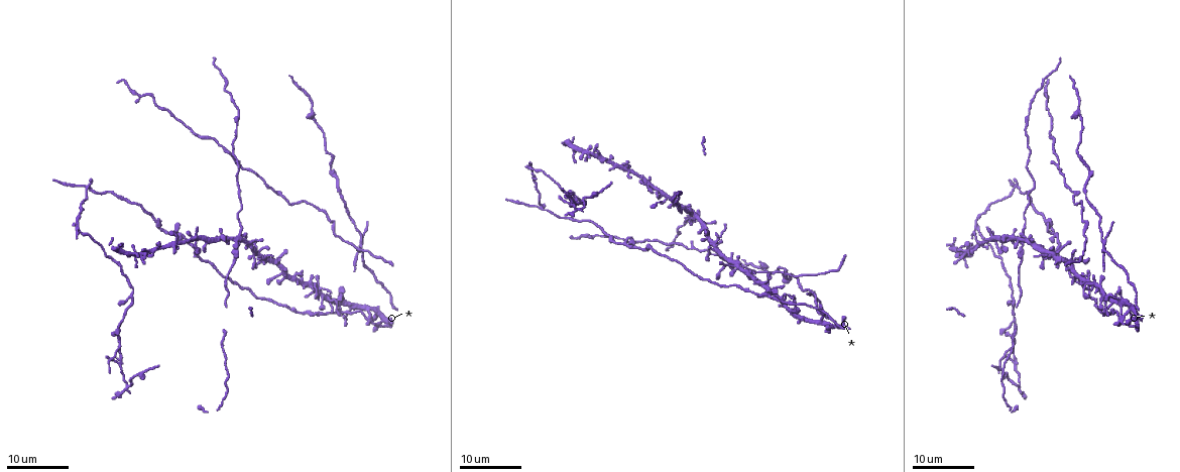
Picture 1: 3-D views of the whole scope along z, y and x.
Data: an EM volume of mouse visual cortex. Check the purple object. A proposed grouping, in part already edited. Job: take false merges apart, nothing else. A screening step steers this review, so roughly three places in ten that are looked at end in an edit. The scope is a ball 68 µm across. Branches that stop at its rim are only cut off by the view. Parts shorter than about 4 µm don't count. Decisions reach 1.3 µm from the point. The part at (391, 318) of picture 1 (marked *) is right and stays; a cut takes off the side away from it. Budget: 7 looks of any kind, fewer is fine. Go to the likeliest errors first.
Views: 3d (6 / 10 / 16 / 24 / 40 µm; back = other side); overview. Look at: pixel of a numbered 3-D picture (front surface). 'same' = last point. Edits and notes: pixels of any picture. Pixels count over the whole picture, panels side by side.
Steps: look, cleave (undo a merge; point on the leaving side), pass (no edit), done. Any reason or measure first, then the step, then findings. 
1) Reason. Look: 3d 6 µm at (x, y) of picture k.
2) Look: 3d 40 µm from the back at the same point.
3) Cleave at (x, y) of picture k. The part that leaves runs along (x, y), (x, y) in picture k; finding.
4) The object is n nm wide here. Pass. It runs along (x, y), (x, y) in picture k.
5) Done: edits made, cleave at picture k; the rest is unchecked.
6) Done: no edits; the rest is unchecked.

Branch point. Look: 3d 16 µm at (790, 301) of picture 1.

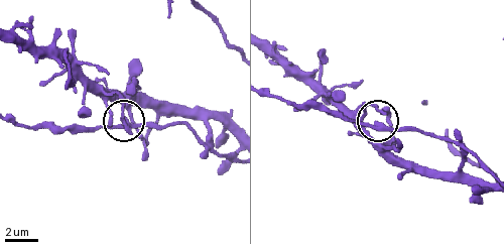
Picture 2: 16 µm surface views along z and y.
Look: 3d 10 µm at (376, 122) of picture 2.

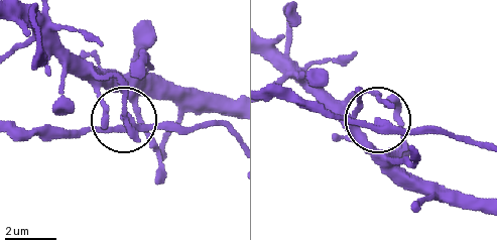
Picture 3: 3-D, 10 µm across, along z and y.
The object is 270 nm wide here. Pass. All the same neuron.

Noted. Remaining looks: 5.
Looks like a crossing. Look: 3d 24 µm at (88, 185) of picture 1.

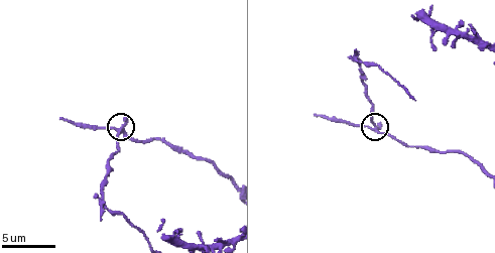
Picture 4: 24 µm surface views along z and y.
Look: 3d 6 µm at (375, 129) of picture 4.

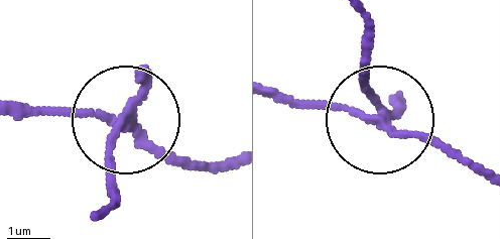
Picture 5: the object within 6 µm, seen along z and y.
The object is 200 nm wide here. Cleave at (108, 157) of picture 5. Two neurons meet here.

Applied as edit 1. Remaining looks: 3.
Redraw. Look: overview.

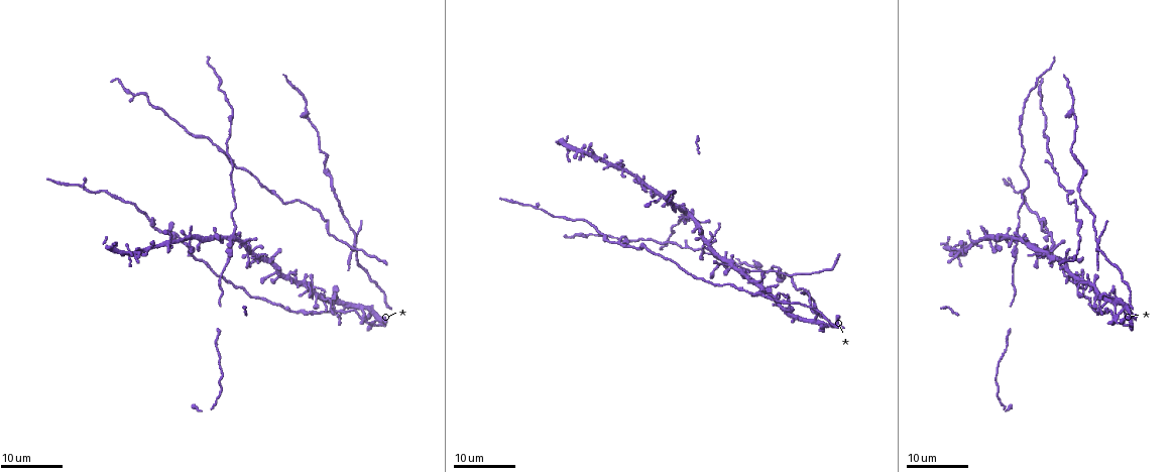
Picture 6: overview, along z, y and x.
A fork. Look: 3d 24 µm at (1097, 239) of picture 6.

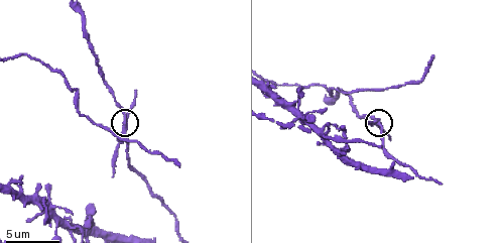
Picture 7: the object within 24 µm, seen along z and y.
Look: 3d 10 µm at (123, 123) of picture 7.

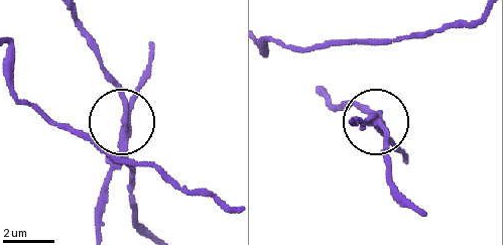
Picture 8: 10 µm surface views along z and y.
The object is 260 nm wide here. Cleave at (133, 107) of picture 8. The part that leaves runs along (122, 142), (122, 125), (152, 42) in picture 8; a second neuron is stuck on.

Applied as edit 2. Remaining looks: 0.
Done: edits made, cleave at picture 5, cleave at picture 8; the rest is unchecked.

